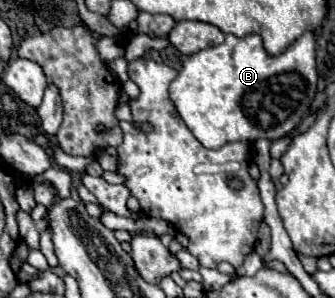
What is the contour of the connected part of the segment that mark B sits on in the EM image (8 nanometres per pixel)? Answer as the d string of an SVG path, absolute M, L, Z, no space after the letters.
M305 32L295 40L283 54L269 56L263 48L259 36L251 34L237 38L233 34L225 36L223 44L209 46L191 54L177 72L177 78L169 86L169 96L191 134L209 150L217 150L229 142L255 142L259 138L277 140L291 134L297 124L309 114L309 106L315 98L317 68L315 68L315 36Z

